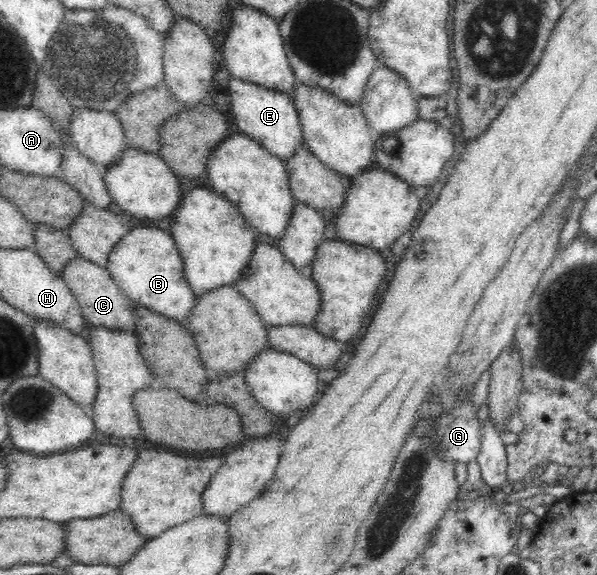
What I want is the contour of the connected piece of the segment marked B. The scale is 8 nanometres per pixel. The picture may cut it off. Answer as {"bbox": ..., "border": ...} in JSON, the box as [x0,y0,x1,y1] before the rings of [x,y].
{"bbox":[106,226,196,324],"border":[[[133,226],[110,252],[106,269],[135,305],[186,324],[196,296],[184,274],[184,262],[171,233],[155,226]]]}

